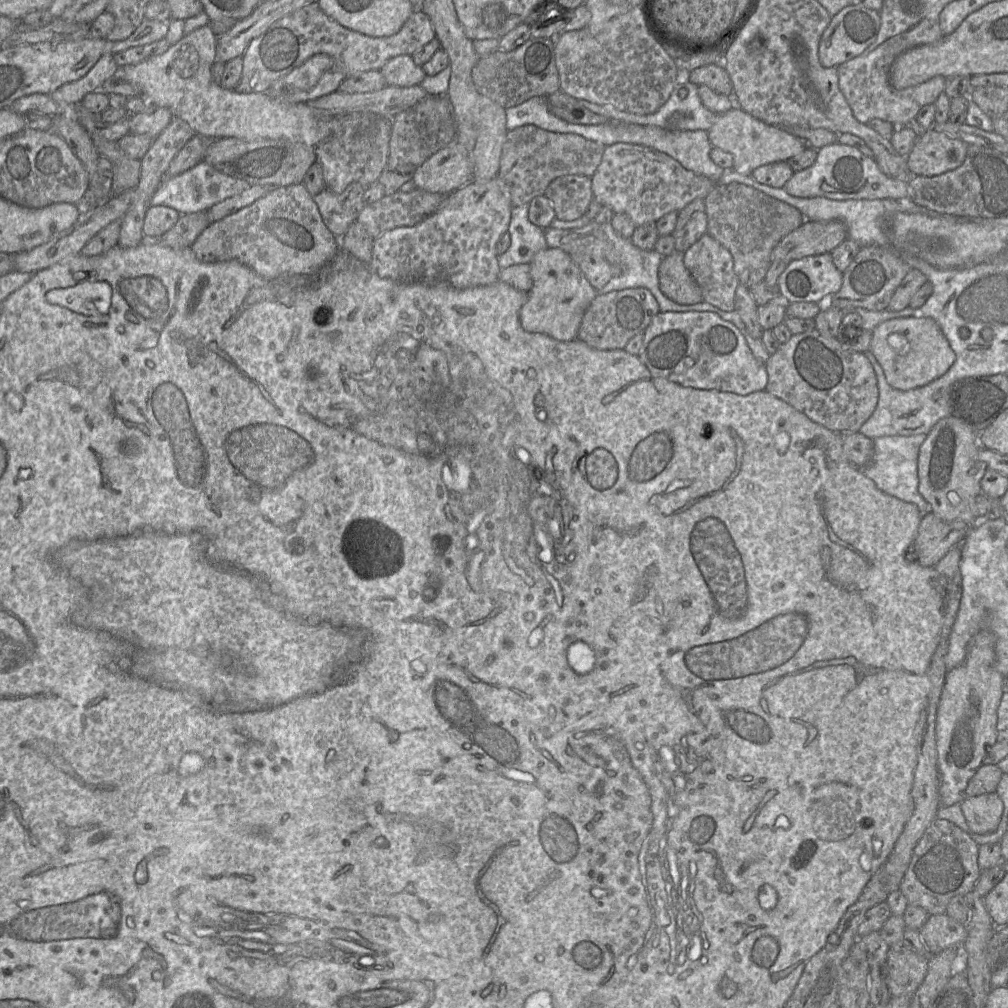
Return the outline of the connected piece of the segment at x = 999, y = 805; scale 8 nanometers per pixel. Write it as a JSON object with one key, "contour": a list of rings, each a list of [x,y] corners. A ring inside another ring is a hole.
{"contour":[[[997,793],[965,797],[960,807],[971,830],[982,835],[997,829],[1004,810],[1003,802]]]}

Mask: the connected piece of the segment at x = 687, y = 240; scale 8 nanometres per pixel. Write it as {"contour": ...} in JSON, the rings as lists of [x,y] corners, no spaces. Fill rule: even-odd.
{"contour":[[[697,198],[679,211],[672,236],[675,239],[675,251],[685,252],[707,231],[705,202]]]}

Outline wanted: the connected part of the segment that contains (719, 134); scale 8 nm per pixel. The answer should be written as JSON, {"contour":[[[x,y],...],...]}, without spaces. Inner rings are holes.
{"contour":[[[733,107],[721,114],[707,133],[711,146],[730,154],[733,158],[732,170],[744,176],[751,175],[755,169],[763,165],[786,162],[806,149],[802,143],[783,129],[768,125],[739,107]]]}

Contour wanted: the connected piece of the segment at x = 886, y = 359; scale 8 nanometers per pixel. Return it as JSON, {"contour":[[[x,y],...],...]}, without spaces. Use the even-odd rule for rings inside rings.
{"contour":[[[903,317],[882,322],[872,331],[869,351],[883,368],[890,386],[901,391],[919,388],[938,379],[956,360],[940,326],[928,317]]]}

